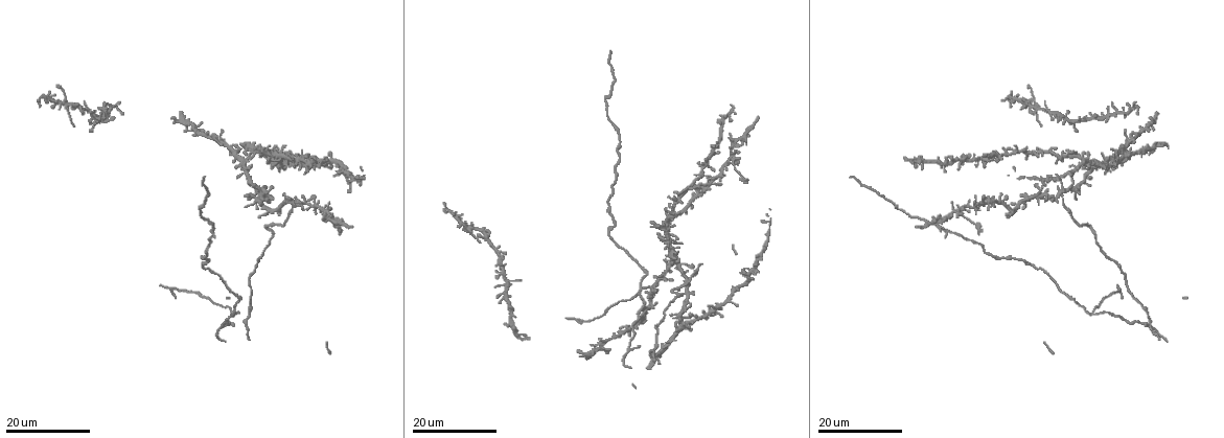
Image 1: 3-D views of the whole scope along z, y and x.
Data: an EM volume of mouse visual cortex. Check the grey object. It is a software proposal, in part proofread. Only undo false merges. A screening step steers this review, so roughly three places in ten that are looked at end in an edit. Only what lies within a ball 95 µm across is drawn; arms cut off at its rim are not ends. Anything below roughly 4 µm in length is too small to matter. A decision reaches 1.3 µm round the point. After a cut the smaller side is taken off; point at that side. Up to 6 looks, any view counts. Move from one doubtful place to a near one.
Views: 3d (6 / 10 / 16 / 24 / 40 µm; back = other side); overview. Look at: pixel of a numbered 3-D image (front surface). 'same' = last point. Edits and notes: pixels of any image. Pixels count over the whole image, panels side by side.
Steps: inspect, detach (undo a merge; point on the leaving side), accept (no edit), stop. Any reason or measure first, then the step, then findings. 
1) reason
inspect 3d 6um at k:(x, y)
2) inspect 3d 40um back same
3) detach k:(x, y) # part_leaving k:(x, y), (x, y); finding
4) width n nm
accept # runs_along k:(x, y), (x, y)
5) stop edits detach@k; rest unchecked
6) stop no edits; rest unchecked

inspect 3d 24um at 1:(733, 161)

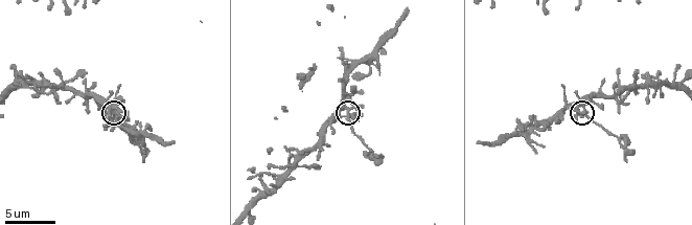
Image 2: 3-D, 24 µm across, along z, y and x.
zoom in
inspect 3d 6um at 2:(350, 108)

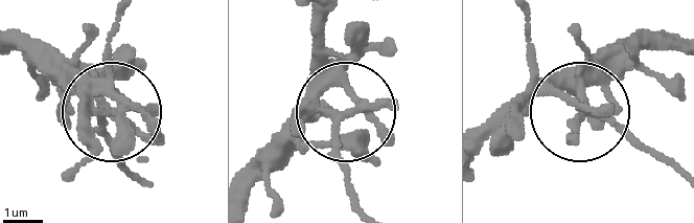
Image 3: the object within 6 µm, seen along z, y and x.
detach 3:(102, 129) # part_leaving 3:(329, 116), (352, 206); a second cell is stuck on

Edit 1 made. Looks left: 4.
inspect overview

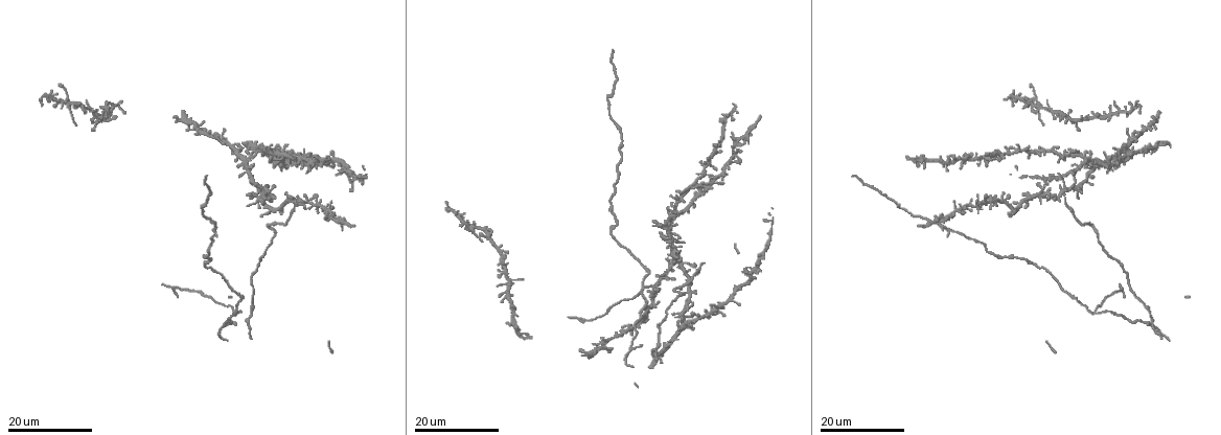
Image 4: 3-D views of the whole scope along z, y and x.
small branch off a trunk
inspect 3d 16um at 4:(270, 210)

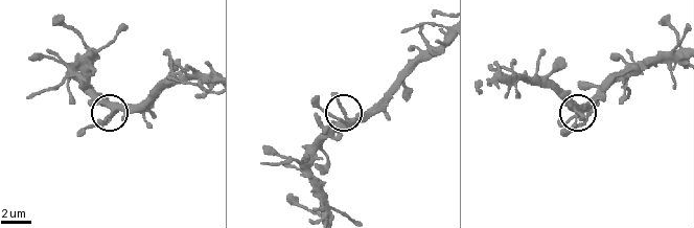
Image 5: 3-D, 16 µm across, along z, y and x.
closer look
inspect 3d 6um at 5:(346, 123)

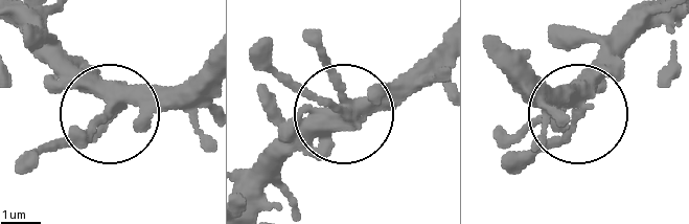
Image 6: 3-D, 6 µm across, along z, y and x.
inspect 3d 6um back at 6:(573, 115)

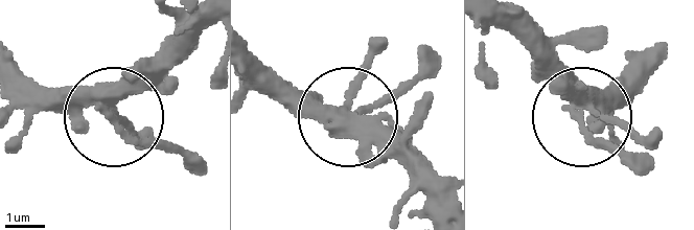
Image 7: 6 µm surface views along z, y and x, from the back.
arms 4
accept # one cell here

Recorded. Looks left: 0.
stop edits detach@3; rest unchecked

